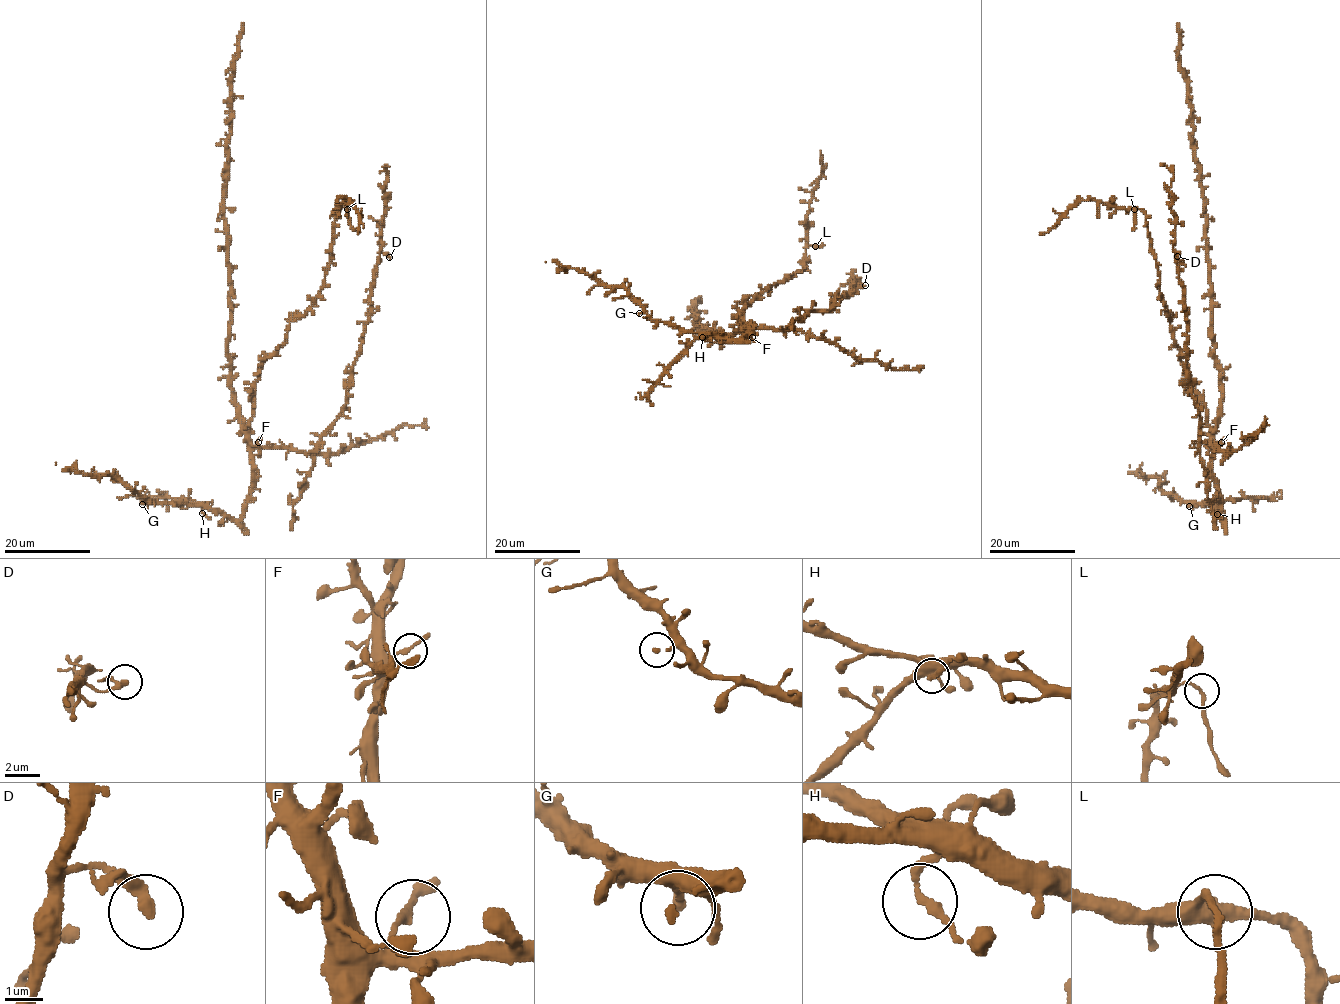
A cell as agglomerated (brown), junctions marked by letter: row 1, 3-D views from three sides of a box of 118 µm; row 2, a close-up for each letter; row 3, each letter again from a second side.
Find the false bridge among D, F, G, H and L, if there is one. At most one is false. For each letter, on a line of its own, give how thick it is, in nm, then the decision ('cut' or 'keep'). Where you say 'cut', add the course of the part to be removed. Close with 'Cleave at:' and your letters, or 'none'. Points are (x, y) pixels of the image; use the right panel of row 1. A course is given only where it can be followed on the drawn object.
D: calibre 220 nm; keep
F: calibre 190 nm; keep
G: calibre 240 nm; keep
H: calibre 200 nm; keep
L: calibre 170 nm; cut; course (1134, 208), (1134, 230)
Cleave at: L

